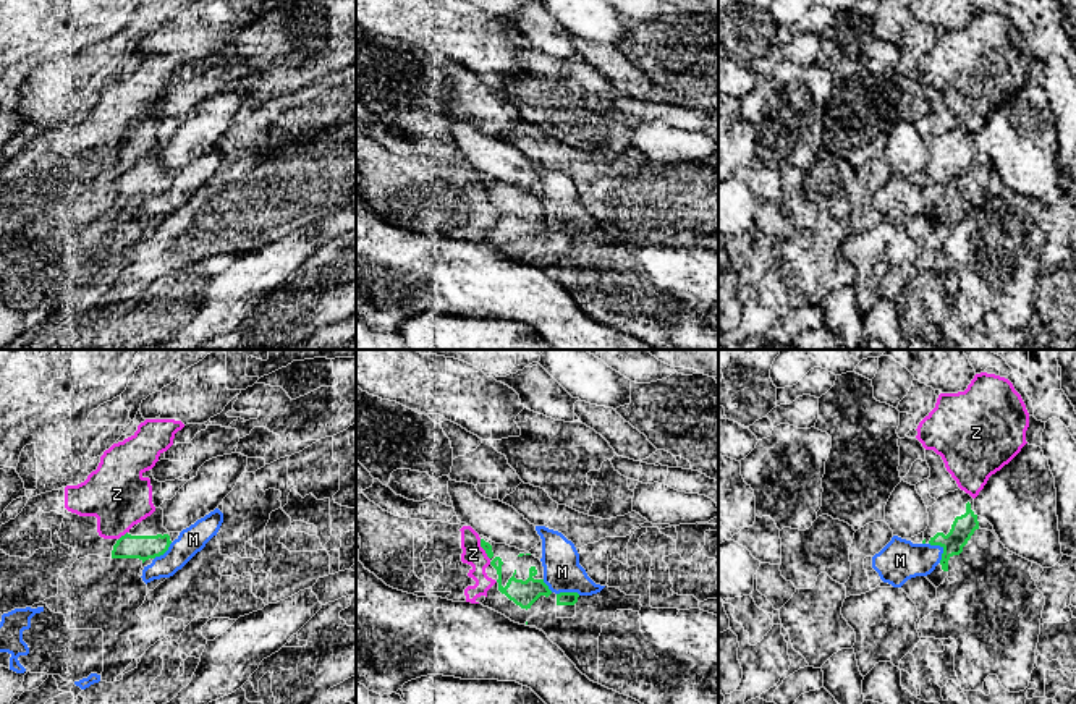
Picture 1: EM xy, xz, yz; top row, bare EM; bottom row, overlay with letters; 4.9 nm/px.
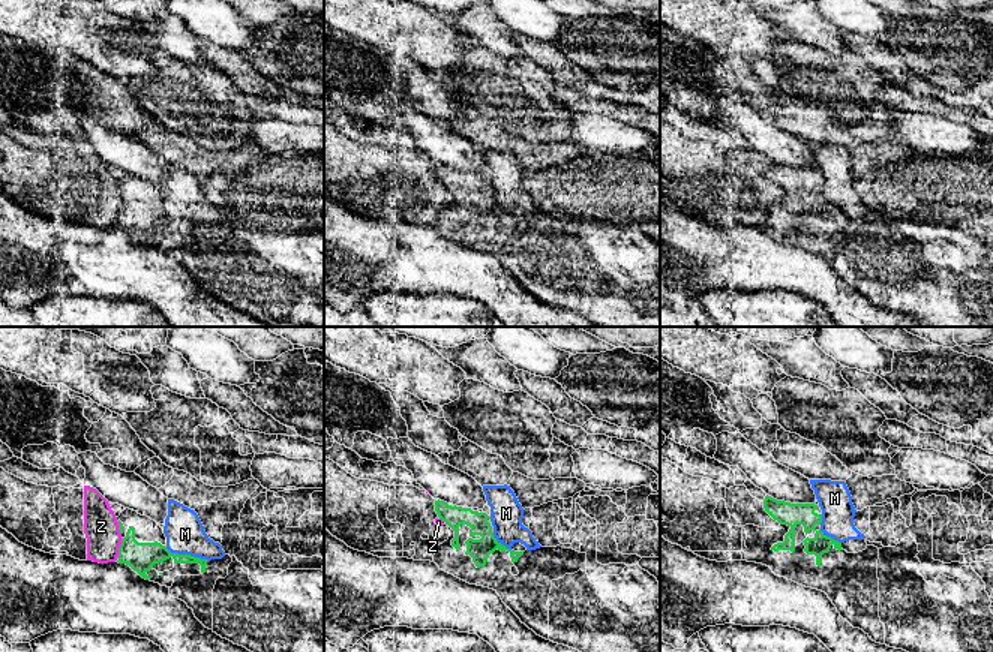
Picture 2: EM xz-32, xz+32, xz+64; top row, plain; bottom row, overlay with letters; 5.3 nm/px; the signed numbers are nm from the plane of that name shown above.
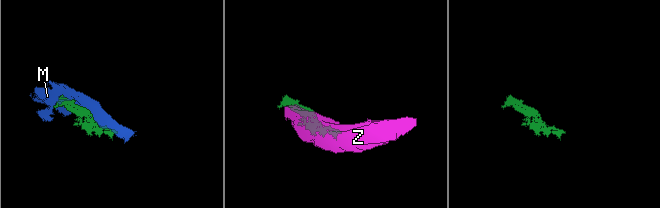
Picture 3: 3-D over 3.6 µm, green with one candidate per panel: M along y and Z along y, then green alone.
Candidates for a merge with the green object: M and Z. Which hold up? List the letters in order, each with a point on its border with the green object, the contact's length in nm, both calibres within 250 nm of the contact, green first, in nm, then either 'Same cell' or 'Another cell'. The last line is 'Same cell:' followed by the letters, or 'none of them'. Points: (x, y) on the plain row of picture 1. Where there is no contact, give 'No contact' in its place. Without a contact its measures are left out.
M: Touches green at yz (944, 186). Shared border 120 nm. Thickness 120 nm (green) against 200 nm. Another cell
Z: Touches green at xy (122, 173). Shared border 60 nm. Thickness 120 nm (green) against 320 nm. Another cell
Same cell: none of them

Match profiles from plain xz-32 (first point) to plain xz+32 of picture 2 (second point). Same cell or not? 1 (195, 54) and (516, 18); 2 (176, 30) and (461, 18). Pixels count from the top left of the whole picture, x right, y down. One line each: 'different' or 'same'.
1: different
2: same

